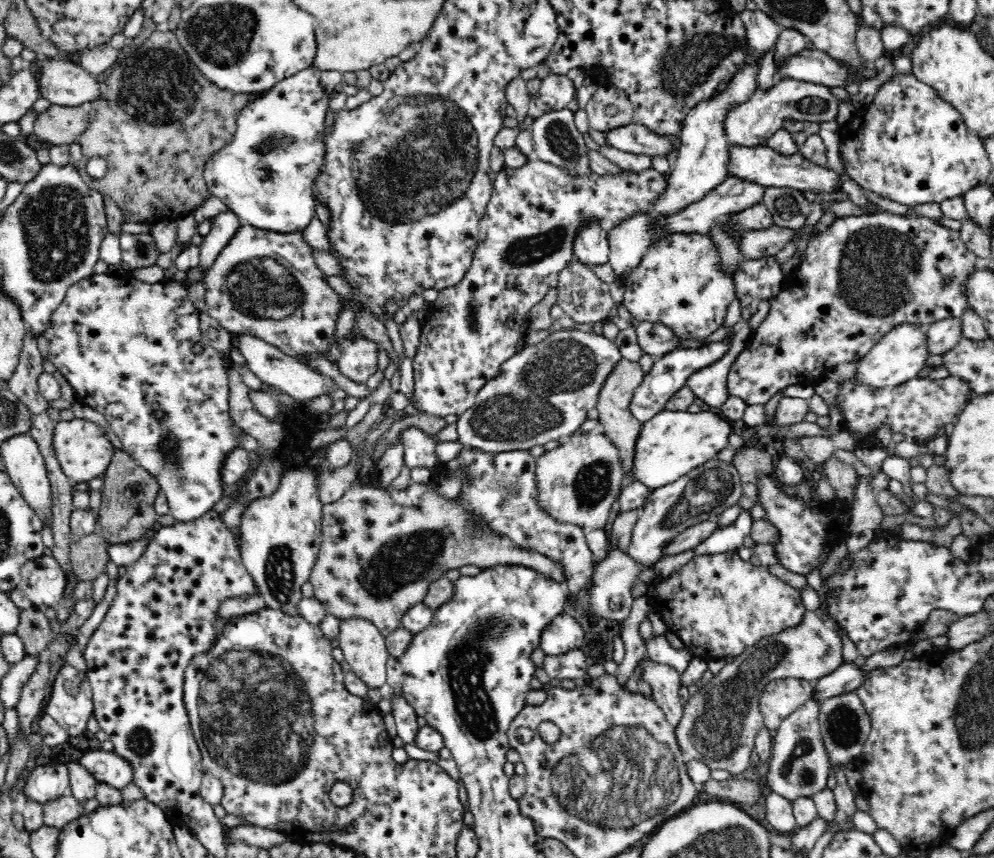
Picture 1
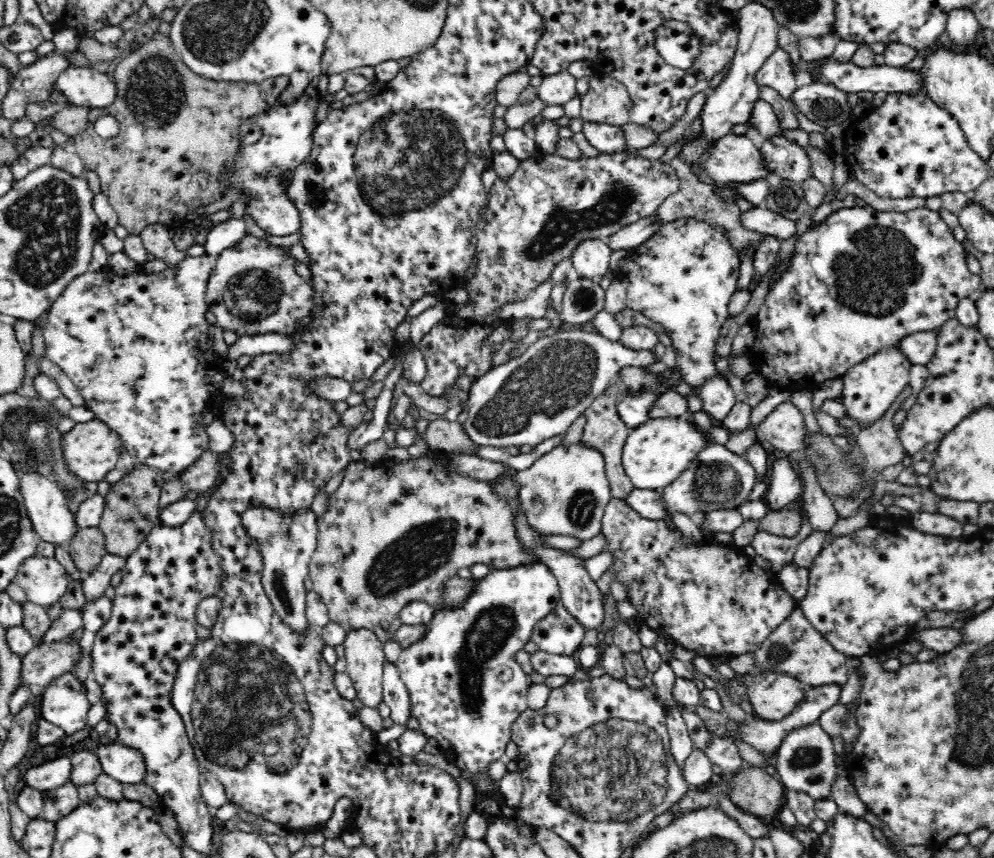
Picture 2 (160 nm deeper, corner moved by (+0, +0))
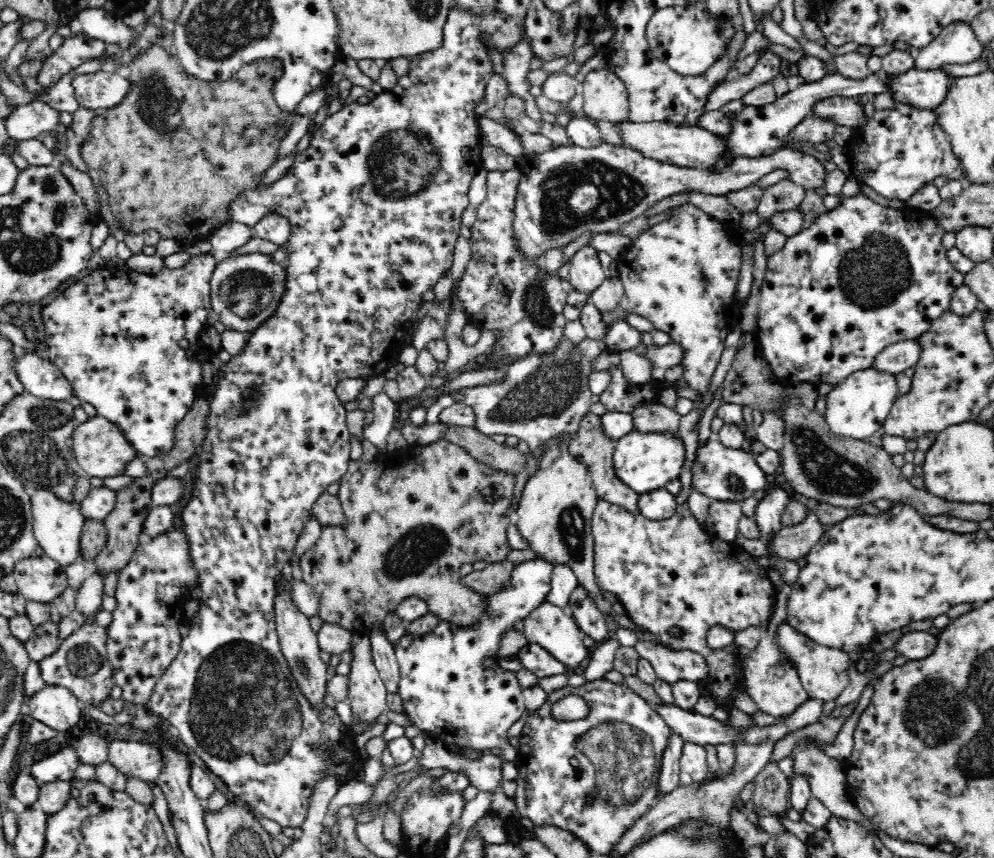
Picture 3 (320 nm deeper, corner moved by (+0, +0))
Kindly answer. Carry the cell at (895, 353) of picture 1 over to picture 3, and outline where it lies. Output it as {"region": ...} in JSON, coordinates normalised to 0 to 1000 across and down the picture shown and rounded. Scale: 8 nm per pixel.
{"region":[[[877,428],[858,434],[830,462],[828,486],[833,502],[845,510],[866,514],[880,512],[887,503],[888,491],[893,487],[903,459],[898,436],[885,435]]]}

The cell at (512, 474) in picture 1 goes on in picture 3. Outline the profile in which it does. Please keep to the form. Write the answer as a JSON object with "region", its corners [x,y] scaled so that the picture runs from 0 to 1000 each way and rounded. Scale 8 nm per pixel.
{"region":[[[588,684],[579,685],[574,691],[572,705],[579,727],[597,746],[597,755],[611,746],[612,732],[607,713],[592,696]]]}

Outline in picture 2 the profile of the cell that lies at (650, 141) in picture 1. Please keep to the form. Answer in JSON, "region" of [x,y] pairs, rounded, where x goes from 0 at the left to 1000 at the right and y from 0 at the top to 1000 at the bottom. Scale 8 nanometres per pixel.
{"region":[[[588,141],[585,154],[588,155],[592,167],[605,178],[626,177],[630,174],[630,162],[628,162],[624,148]]]}

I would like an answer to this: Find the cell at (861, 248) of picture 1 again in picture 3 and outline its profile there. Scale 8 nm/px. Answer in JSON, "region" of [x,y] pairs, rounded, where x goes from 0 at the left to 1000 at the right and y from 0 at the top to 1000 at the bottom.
{"region":[[[871,227],[858,231],[848,230],[839,245],[825,249],[819,260],[800,275],[792,277],[789,289],[775,296],[769,325],[765,332],[763,350],[763,382],[761,392],[768,416],[773,421],[778,435],[787,449],[796,450],[802,445],[825,448],[845,448],[852,438],[865,430],[875,429],[883,410],[887,410],[895,401],[907,396],[921,396],[936,383],[936,378],[956,361],[956,345],[961,336],[970,331],[970,322],[962,317],[952,301],[952,290],[947,287],[947,276],[951,270],[933,247],[916,246],[915,244],[897,244],[885,240]]]}

